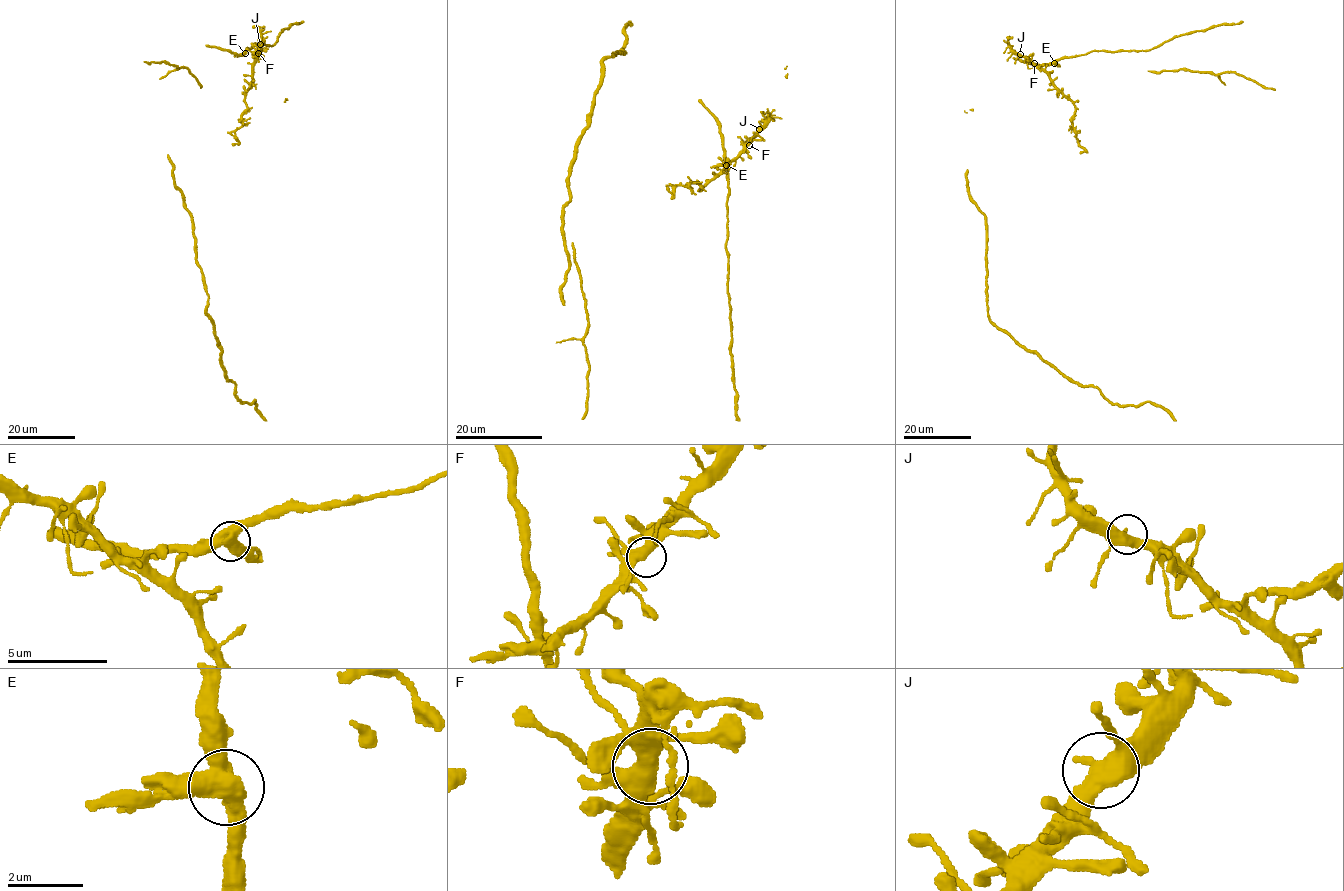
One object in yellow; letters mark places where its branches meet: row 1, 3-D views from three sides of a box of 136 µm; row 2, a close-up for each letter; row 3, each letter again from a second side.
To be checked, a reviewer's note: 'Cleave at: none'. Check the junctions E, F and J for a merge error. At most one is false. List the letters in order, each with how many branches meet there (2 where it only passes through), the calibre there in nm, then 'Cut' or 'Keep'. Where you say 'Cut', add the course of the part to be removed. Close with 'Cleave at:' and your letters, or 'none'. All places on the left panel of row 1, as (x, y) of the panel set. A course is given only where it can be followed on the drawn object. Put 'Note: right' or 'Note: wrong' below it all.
E: Branches: 3. Thickness 440 nm. Cut
F: Branches: 3. Thickness 400 nm. Keep
J: Branches: 3. Thickness 440 nm. Keep
Cleave at: E
Note: wrong

